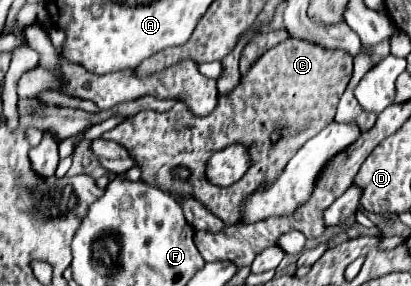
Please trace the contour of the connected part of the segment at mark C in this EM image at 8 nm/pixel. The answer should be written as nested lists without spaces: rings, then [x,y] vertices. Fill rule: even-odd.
[[[288,38],[258,58],[248,76],[242,78],[240,86],[228,96],[220,96],[218,106],[210,116],[194,116],[182,102],[176,102],[168,112],[142,110],[136,116],[122,120],[116,128],[104,132],[102,138],[92,140],[90,150],[98,162],[114,174],[130,170],[138,162],[142,168],[142,182],[168,192],[176,200],[184,200],[182,210],[194,230],[222,232],[226,224],[240,222],[242,200],[264,180],[276,178],[286,166],[288,158],[296,154],[296,148],[300,148],[306,140],[316,136],[324,126],[328,126],[328,122],[334,120],[336,106],[350,78],[352,56],[348,52],[330,50],[308,40]],[[278,130],[282,136],[276,144],[272,144],[270,136]],[[232,144],[242,144],[248,150],[248,172],[232,186],[214,186],[204,174],[208,158],[216,150],[224,150],[224,146]],[[174,166],[188,166],[192,170],[190,180],[176,180],[170,174]],[[186,198],[194,200],[186,202]]]

